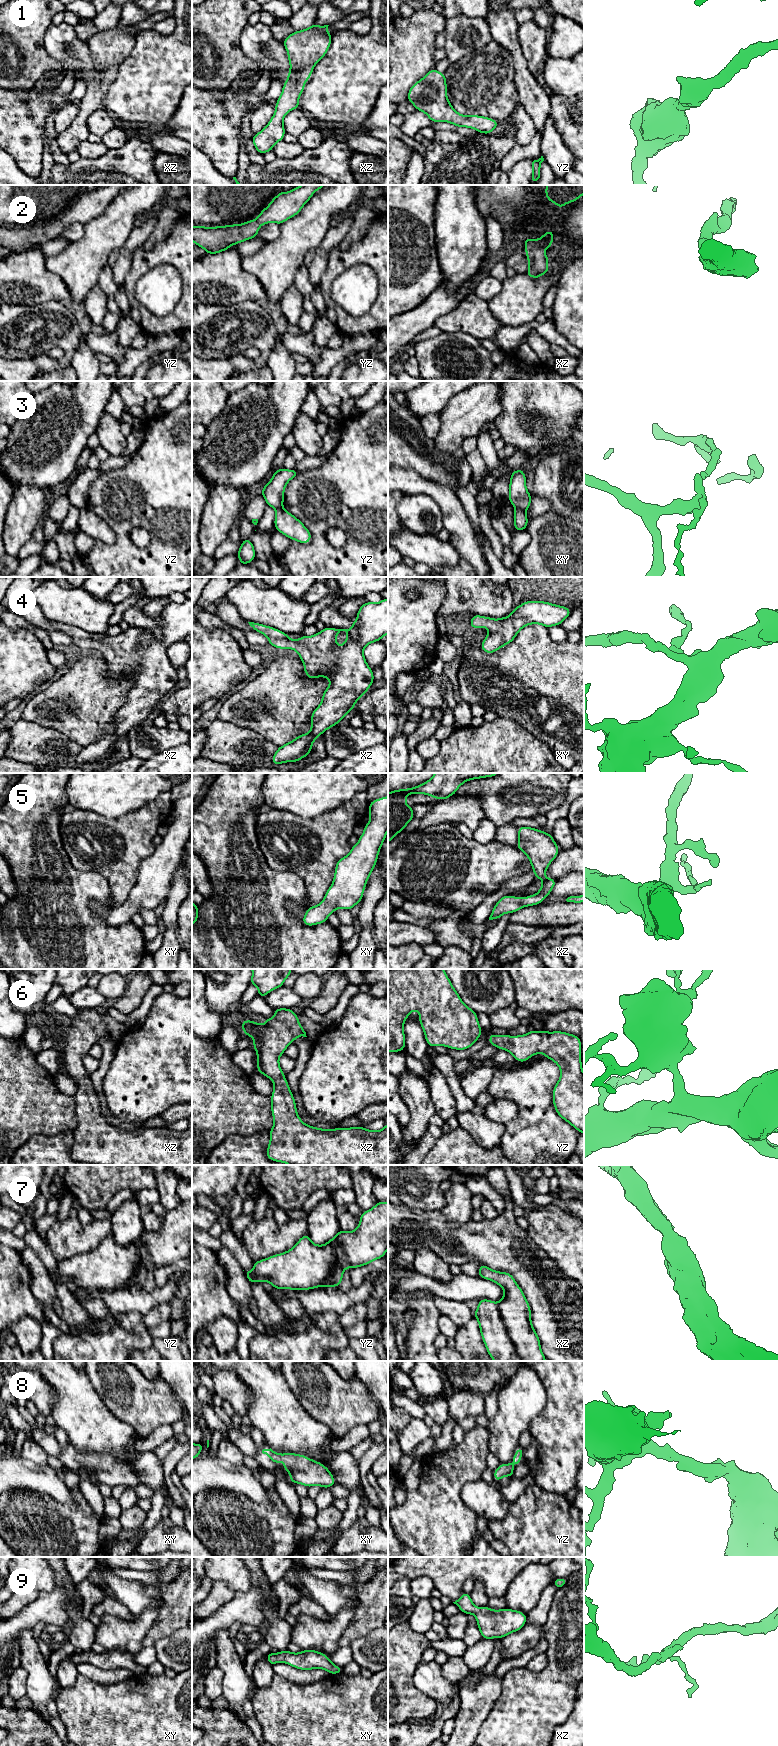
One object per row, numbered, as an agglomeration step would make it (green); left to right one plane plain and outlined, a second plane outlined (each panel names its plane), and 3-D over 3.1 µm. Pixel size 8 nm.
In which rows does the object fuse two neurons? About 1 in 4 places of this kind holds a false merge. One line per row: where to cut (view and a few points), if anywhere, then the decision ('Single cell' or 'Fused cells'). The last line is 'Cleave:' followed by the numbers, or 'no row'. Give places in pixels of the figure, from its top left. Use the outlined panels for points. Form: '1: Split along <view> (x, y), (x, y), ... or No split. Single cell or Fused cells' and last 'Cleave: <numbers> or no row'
1: No split. Single cell
2: No split. Single cell
3: Split along xy (515, 507), (525, 511). Fused cells
4: No split. Single cell
5: No split. Single cell
6: No split. Single cell
7: No split. Single cell
8: No split. Single cell
9: No split. Single cell
Cleave: 3

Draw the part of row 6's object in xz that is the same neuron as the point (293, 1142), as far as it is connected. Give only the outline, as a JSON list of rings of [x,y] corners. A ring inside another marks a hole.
[[[274,1009],[273,1018],[265,1018],[266,1024],[243,1020],[245,1035],[254,1038],[257,1053],[257,1071],[274,1082],[271,1095],[271,1112],[274,1119],[270,1129],[267,1158],[290,1165],[388,1165],[388,1123],[379,1131],[364,1127],[320,1129],[302,1122],[297,1114],[296,1102],[279,1065],[279,1057],[299,1037],[307,1037],[298,1021],[298,1014],[291,1009]]]

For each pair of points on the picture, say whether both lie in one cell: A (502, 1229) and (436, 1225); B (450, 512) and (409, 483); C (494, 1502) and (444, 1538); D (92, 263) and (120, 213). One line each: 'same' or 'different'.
A: same
B: same
C: different
D: same

